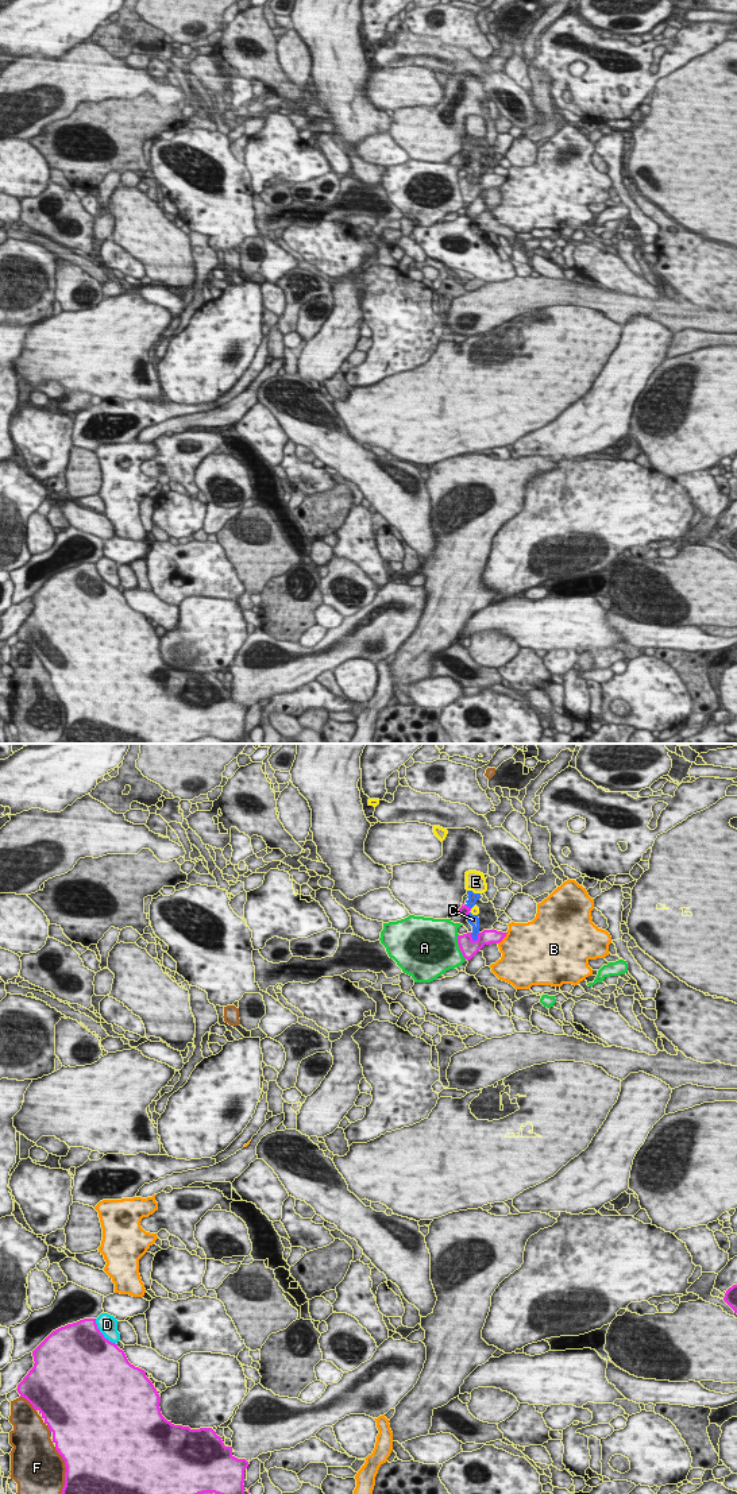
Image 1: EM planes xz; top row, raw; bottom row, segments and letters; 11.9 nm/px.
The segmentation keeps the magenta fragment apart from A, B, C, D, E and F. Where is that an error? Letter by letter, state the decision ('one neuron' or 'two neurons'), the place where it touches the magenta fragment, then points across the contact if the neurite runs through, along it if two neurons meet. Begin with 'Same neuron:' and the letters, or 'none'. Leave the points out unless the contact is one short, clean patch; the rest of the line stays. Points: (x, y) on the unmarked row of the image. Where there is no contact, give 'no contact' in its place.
Same neuron: none
A: two neurons; contact xz (459, 190)
B: two neurons; contact xz (504, 181)
C: two neurons; contact xz (478, 182)
D: two neurons; contact xz (101, 578)
E: two neurons; contact xz (470, 154); border xz (471, 153), (469, 155)
F: two neurons; contact xz (66, 715)

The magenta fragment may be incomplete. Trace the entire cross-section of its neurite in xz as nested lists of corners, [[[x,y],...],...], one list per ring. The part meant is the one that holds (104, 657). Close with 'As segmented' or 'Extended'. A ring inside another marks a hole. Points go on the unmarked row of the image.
[[[84,563],[53,575],[34,595],[34,611],[18,629],[18,637],[26,642],[35,655],[42,659],[45,668],[53,677],[55,694],[65,704],[65,730],[62,744],[190,744],[198,738],[215,737],[229,744],[244,741],[244,714],[248,711],[246,703],[232,699],[232,691],[225,691],[221,682],[212,672],[190,673],[189,671],[174,669],[167,665],[159,652],[161,641],[146,615],[131,609],[117,588],[104,582],[96,568],[96,563]]]. As segmented

